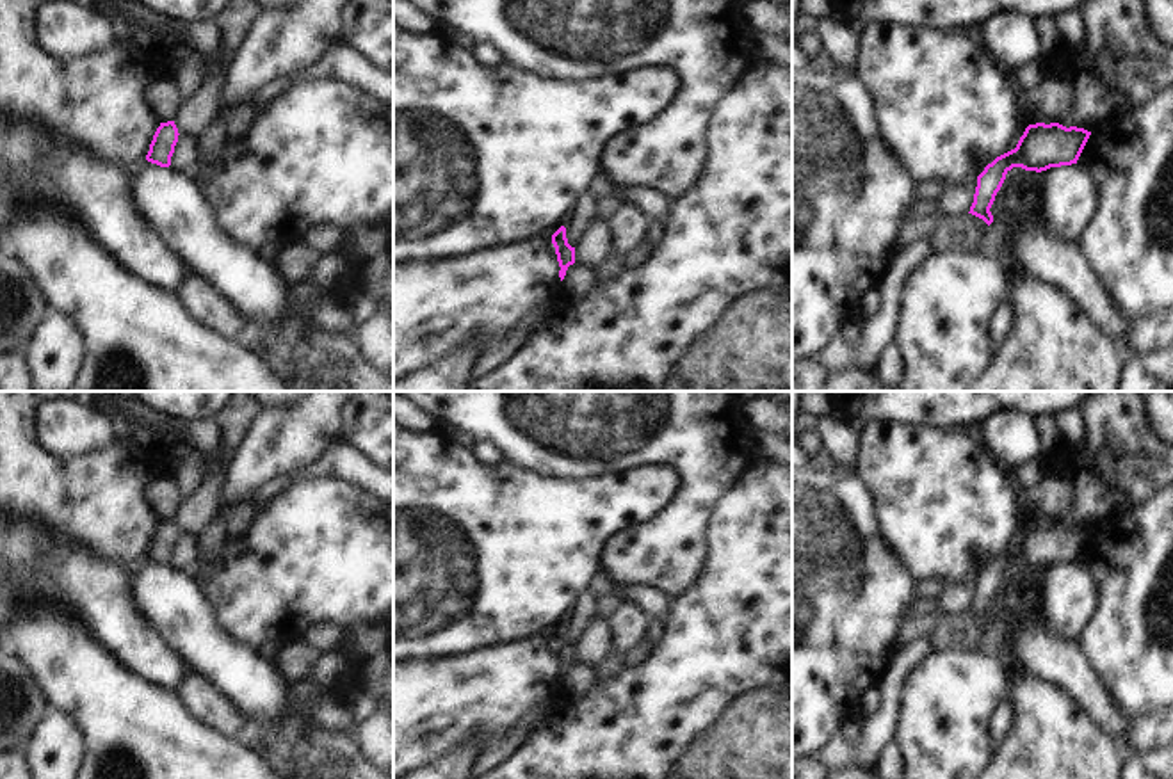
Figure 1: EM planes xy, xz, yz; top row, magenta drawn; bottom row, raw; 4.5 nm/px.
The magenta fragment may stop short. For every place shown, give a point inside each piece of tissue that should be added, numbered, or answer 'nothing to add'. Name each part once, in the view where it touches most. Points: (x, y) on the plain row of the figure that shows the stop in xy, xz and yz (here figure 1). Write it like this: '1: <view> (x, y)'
nothing to add

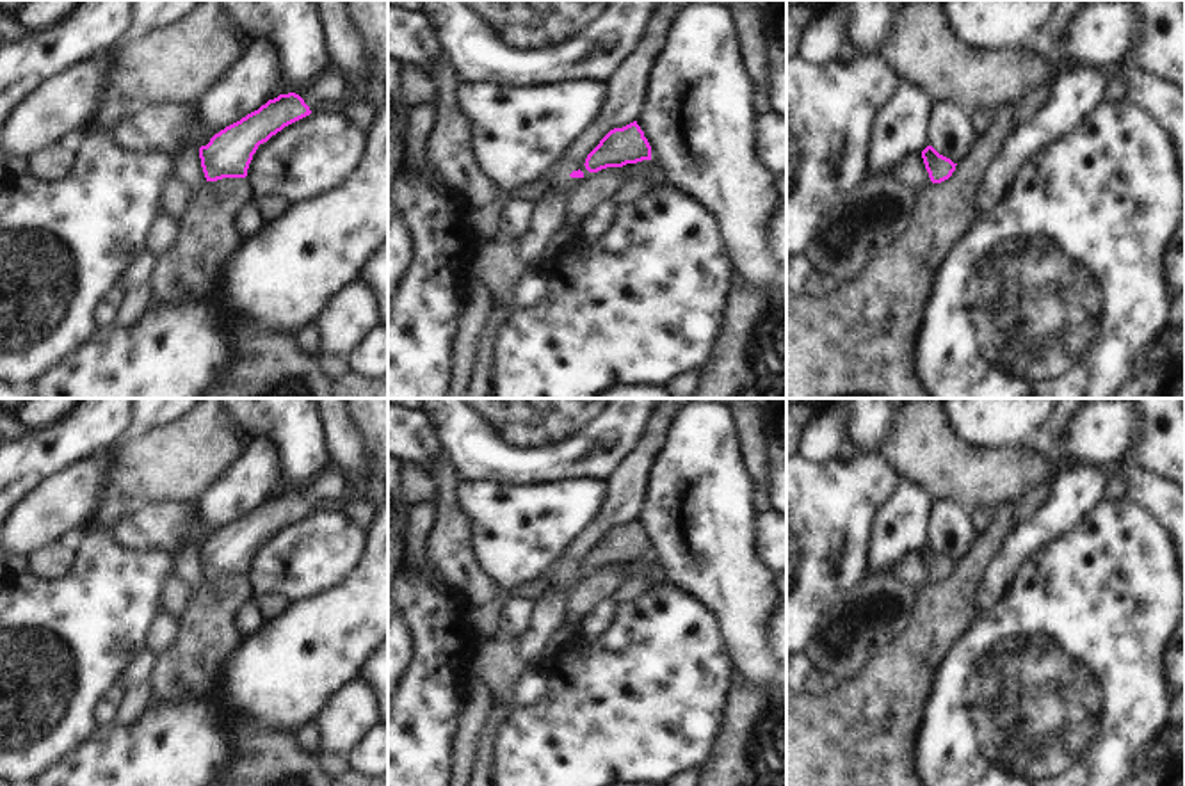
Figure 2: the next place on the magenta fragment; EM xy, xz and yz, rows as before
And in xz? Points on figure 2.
1: xz (547, 617)

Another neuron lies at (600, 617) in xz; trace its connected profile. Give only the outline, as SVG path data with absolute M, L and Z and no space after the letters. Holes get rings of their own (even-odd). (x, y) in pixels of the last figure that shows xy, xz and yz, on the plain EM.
M610 598L596 603L591 612L580 622L576 633L578 646L589 646L598 637L601 637L610 626L616 617L616 605Z

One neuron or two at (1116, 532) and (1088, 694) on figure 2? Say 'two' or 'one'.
one

